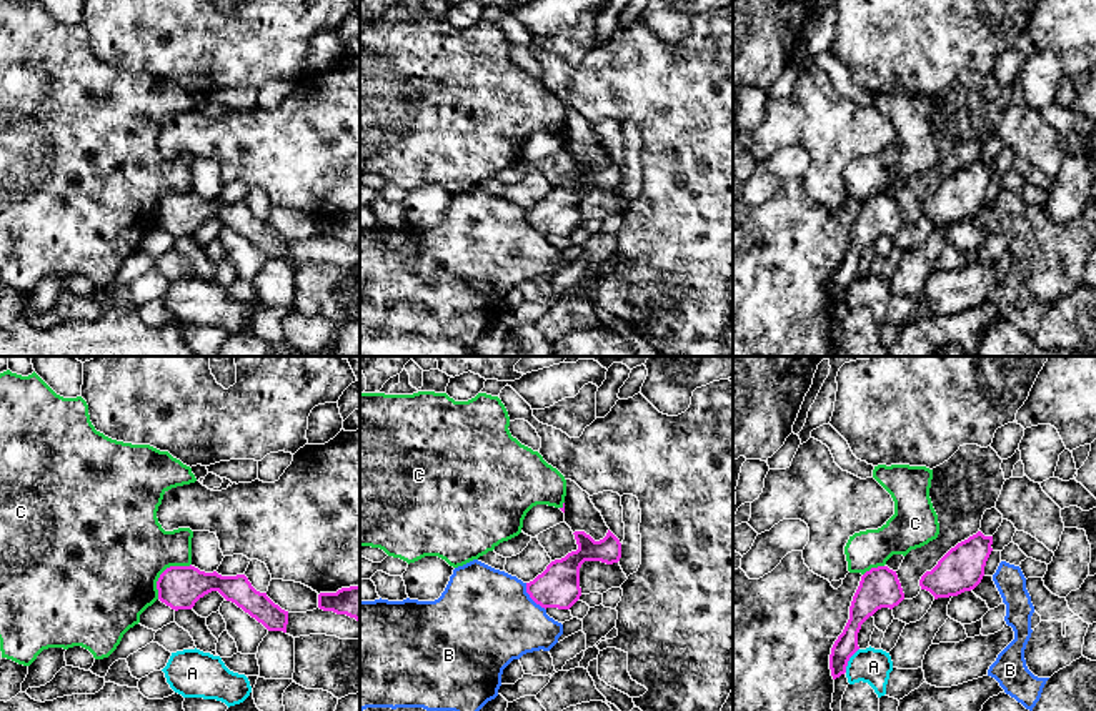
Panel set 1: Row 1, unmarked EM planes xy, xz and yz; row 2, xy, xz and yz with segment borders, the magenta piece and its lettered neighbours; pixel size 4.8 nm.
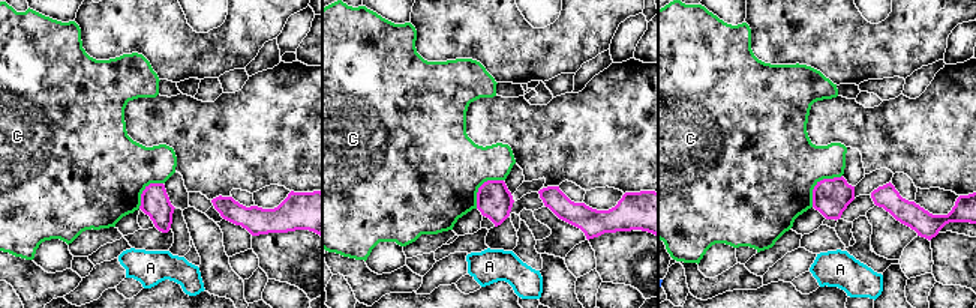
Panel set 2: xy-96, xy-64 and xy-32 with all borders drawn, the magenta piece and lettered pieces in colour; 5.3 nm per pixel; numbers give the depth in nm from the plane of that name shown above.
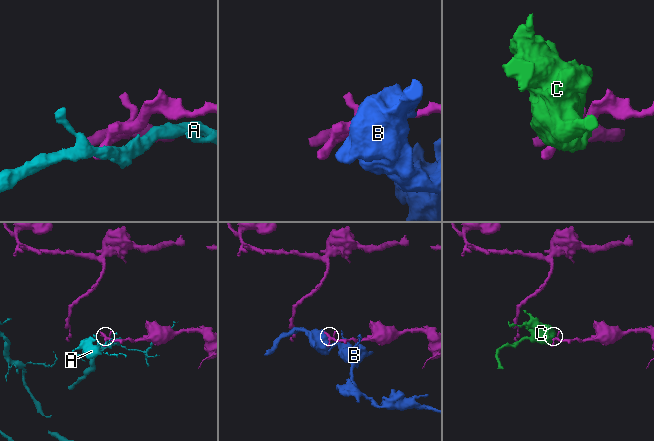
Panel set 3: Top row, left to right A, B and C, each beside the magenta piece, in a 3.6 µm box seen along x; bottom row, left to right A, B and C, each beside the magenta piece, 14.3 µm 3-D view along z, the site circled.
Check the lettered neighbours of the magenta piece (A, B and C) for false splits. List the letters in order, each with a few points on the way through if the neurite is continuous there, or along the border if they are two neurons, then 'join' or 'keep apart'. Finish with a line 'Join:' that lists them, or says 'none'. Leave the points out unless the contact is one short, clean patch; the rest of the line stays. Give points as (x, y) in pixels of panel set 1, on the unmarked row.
A: keep apart
B: keep apart
C: border xy (190, 190), (169, 193), (160, 202), (157, 225); keep apart
Join: none

